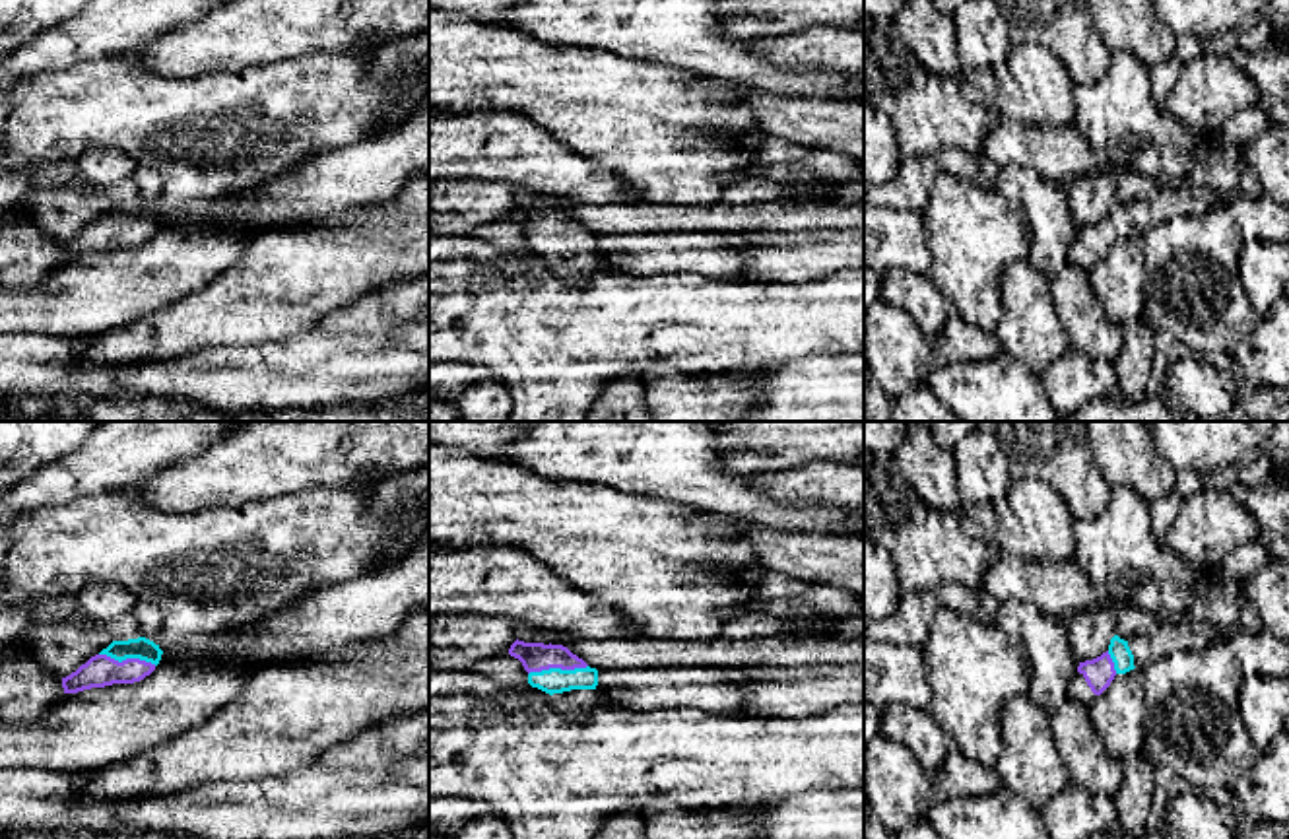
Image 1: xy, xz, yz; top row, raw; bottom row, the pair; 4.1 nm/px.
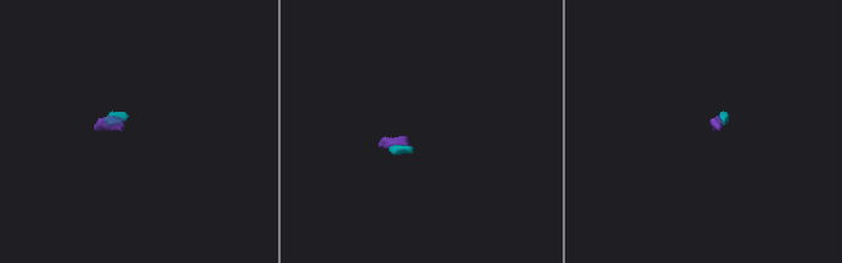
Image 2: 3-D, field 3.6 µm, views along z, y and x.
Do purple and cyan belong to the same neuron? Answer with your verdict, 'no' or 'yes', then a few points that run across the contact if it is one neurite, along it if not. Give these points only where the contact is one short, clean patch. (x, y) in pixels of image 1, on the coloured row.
yes; line xz (534, 657), (548, 667), (558, 667), (554, 680)

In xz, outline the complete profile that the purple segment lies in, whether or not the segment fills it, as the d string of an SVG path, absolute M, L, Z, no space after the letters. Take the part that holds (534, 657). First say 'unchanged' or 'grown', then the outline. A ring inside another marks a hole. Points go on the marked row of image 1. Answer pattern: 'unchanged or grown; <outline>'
grown; M514 641L509 654L528 672L528 684L551 695L551 703L573 719L580 719L602 703L596 691L598 670L563 645Z

